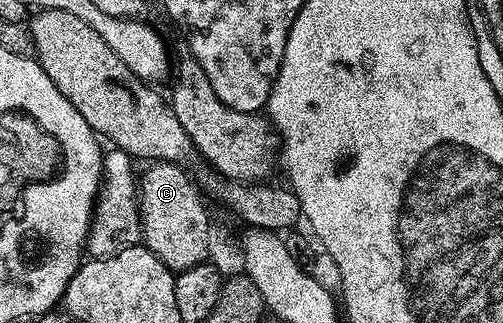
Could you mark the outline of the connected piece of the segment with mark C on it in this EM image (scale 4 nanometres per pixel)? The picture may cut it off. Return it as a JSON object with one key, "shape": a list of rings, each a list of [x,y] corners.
{"shape":[[[157,161],[146,168],[137,181],[139,214],[143,220],[142,244],[175,273],[204,264],[208,260],[213,231],[207,218],[208,202],[192,174],[173,161]]]}

